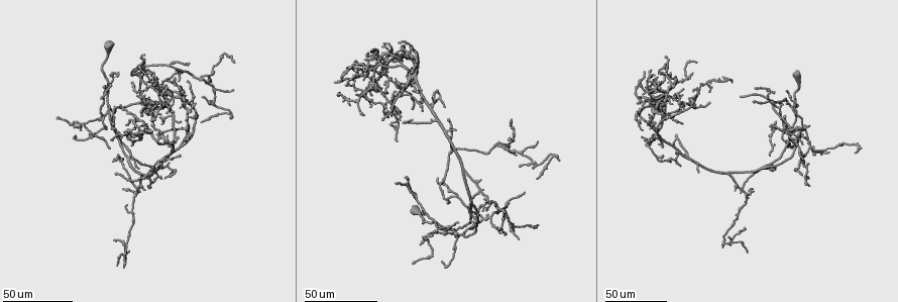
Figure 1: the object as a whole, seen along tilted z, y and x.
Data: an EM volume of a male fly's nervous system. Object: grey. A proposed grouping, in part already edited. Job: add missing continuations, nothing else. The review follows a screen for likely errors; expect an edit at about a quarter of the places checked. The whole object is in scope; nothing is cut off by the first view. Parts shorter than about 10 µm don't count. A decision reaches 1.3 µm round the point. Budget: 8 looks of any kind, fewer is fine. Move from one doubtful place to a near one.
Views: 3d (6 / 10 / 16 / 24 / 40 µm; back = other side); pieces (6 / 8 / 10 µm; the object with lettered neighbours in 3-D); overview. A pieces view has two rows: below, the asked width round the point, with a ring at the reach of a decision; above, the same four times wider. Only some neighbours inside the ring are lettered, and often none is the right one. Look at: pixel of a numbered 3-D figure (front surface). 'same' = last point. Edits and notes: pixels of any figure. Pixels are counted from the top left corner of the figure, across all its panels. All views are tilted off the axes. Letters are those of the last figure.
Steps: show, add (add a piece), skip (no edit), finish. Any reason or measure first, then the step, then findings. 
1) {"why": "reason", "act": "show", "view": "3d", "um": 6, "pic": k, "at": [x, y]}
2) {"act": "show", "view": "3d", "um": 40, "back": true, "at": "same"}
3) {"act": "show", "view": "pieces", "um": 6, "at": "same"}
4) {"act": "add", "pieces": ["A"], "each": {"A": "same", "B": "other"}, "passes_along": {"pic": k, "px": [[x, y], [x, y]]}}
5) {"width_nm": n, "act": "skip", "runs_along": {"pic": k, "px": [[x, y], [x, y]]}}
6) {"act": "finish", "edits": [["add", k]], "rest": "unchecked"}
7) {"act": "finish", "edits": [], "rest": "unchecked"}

{"act": "show", "view": "3d", "um": 24, "pic": 1, "at": [675, 97]}

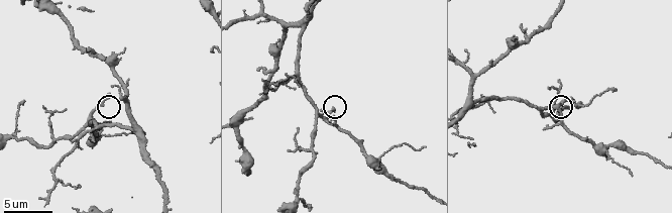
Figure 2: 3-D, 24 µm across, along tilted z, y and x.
{"act": "show", "view": "pieces", "um": 10, "pic": 2, "at": [109, 93]}

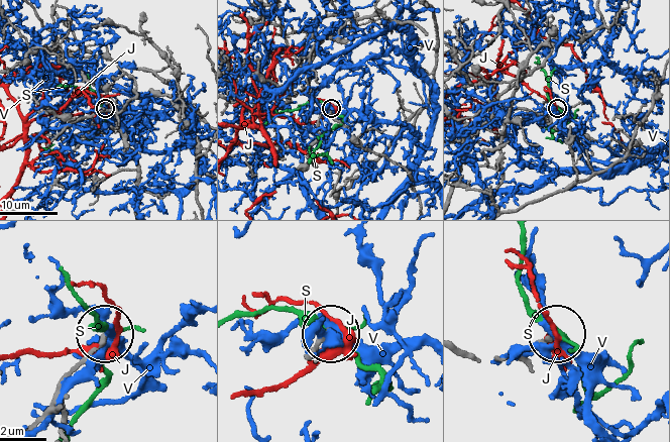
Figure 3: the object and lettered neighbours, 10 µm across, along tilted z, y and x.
{"act": "skip", "each": {"J": "other", "S": "other", "V": "other"}, "found": "none of them fits"}

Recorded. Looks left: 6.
{"why": "free end", "act": "show", "view": "3d", "um": 24, "pic": 1, "at": [101, 98]}

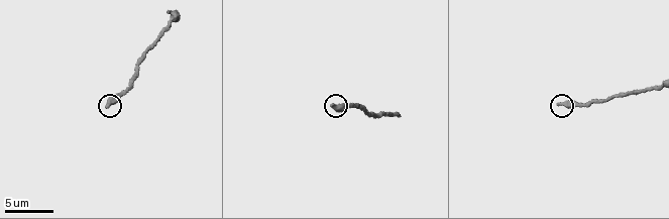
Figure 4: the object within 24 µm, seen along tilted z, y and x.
{"act": "show", "view": "pieces", "um": 10, "pic": 4, "at": [561, 102]}

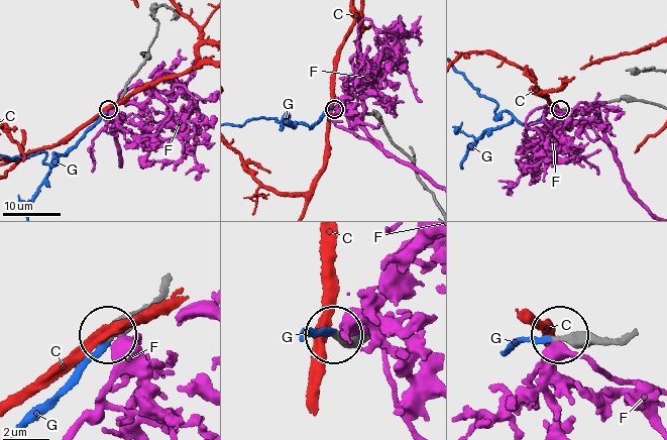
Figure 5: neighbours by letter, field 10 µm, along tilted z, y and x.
{"act": "add", "pieces": ["G"], "each": {"C": "other", "F": "other", "G": "same"}, "found": "it goes on there"}

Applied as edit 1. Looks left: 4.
{"why": "long arm stops here", "act": "show", "view": "3d", "um": 40, "pic": 1, "at": [829, 151]}

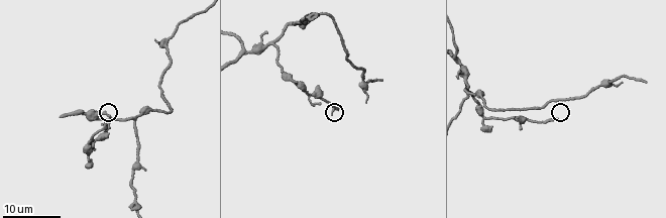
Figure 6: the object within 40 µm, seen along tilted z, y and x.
{"why": "zoom in", "act": "show", "view": "3d", "um": 6, "pic": 6, "at": [557, 119]}

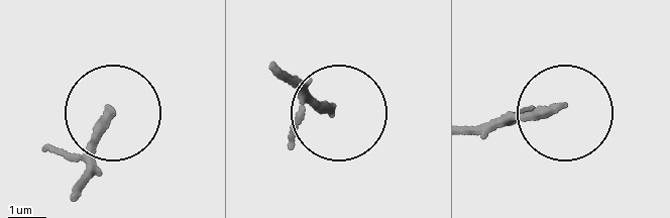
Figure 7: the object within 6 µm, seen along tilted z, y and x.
{"act": "show", "view": "pieces", "um": 6, "pic": 7, "at": [553, 110]}

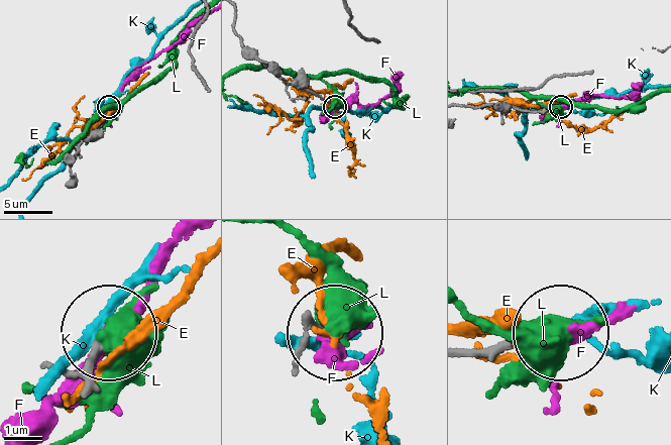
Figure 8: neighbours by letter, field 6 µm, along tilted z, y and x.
{"act": "skip", "each": {"E": "other", "F": "other", "K": "other", "L": "other"}, "runs_along": {"pic": 8, "px": [[89, 391], [109, 334]]}, "found": "no lettered piece goes on from it"}

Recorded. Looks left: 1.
{"why": "tapers out", "act": "show", "view": "pieces", "um": 6, "pic": 2, "at": [544, 130]}

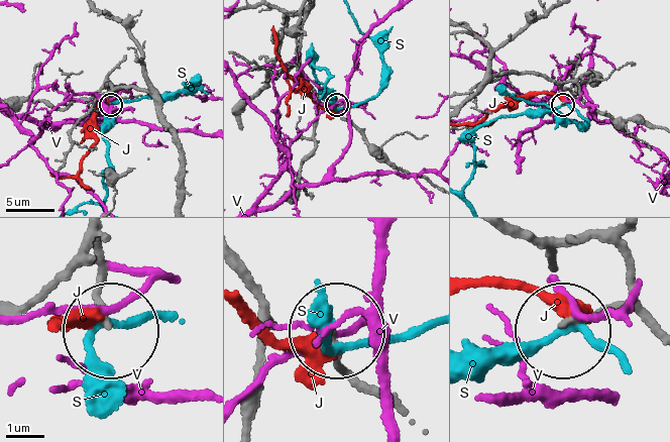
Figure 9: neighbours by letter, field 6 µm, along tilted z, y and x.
{"act": "skip", "each": {"J": "other", "S": "other", "V": "other"}, "runs_along": {"pic": 9, "px": [[539, 237], [602, 245], [630, 271], [625, 298], [569, 325]]}, "found": "none of them fits"}

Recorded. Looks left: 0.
{"act": "finish", "edits": [["add", 5]], "rest": "unchecked"}

